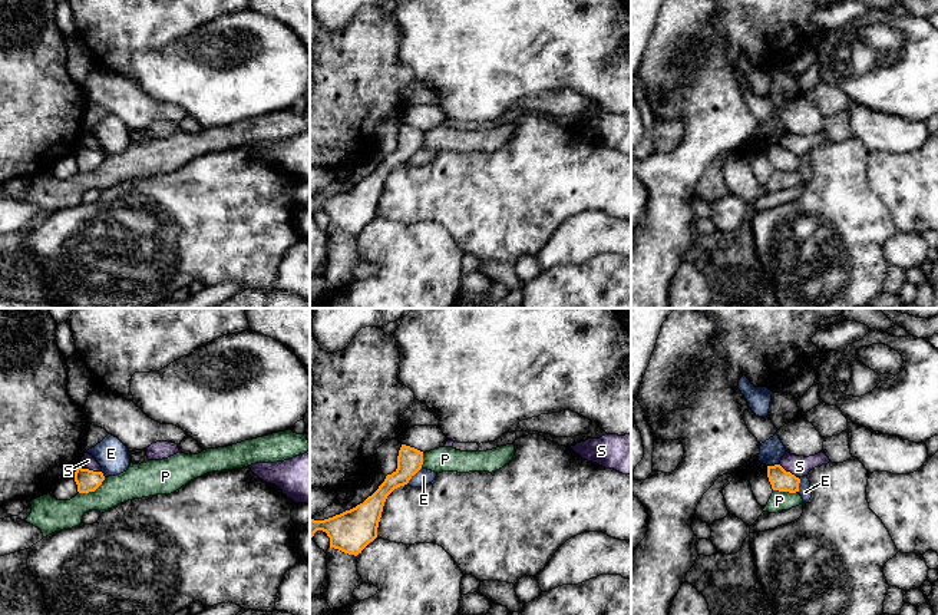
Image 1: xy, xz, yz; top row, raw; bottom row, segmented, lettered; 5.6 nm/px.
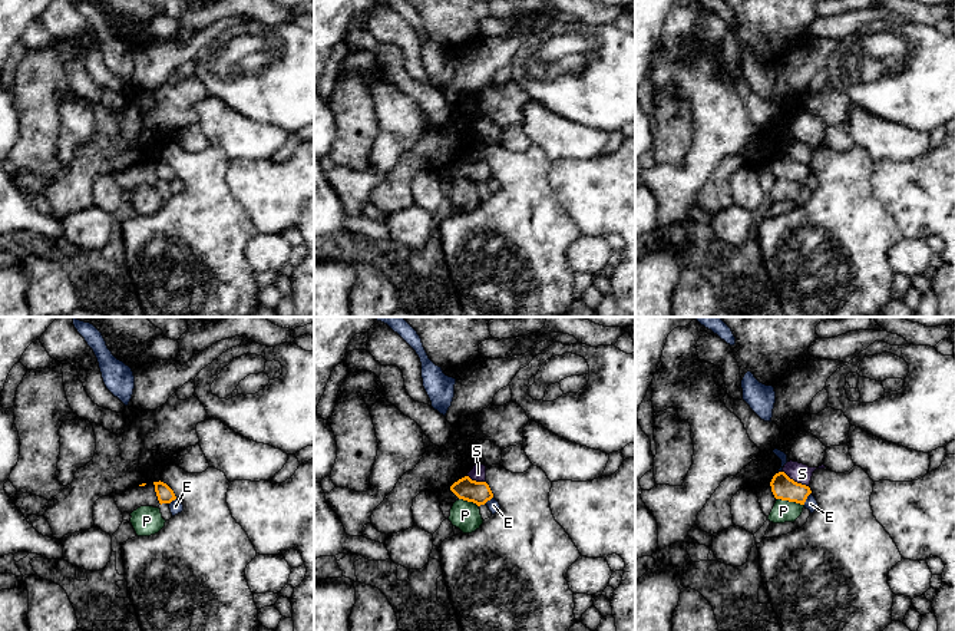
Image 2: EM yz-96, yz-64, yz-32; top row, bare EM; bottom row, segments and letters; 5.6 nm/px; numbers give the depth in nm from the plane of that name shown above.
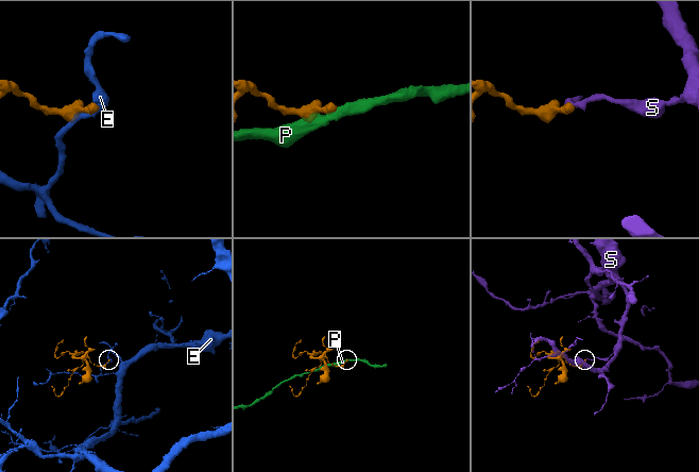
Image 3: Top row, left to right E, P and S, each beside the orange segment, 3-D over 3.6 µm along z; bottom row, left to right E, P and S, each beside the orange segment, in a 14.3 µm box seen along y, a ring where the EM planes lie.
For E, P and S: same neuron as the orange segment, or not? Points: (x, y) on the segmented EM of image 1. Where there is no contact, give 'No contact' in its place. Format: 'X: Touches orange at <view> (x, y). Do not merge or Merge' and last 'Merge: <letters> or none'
E: Touches orange at xz (413, 475). Do not merge
P: Touches orange at xy (92, 490). Do not merge
S: Touches orange at xy (91, 470). Do not merge
Merge: none

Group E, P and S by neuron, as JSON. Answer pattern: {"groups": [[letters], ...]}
{"groups": [["E"], ["P"], ["S"]]}

